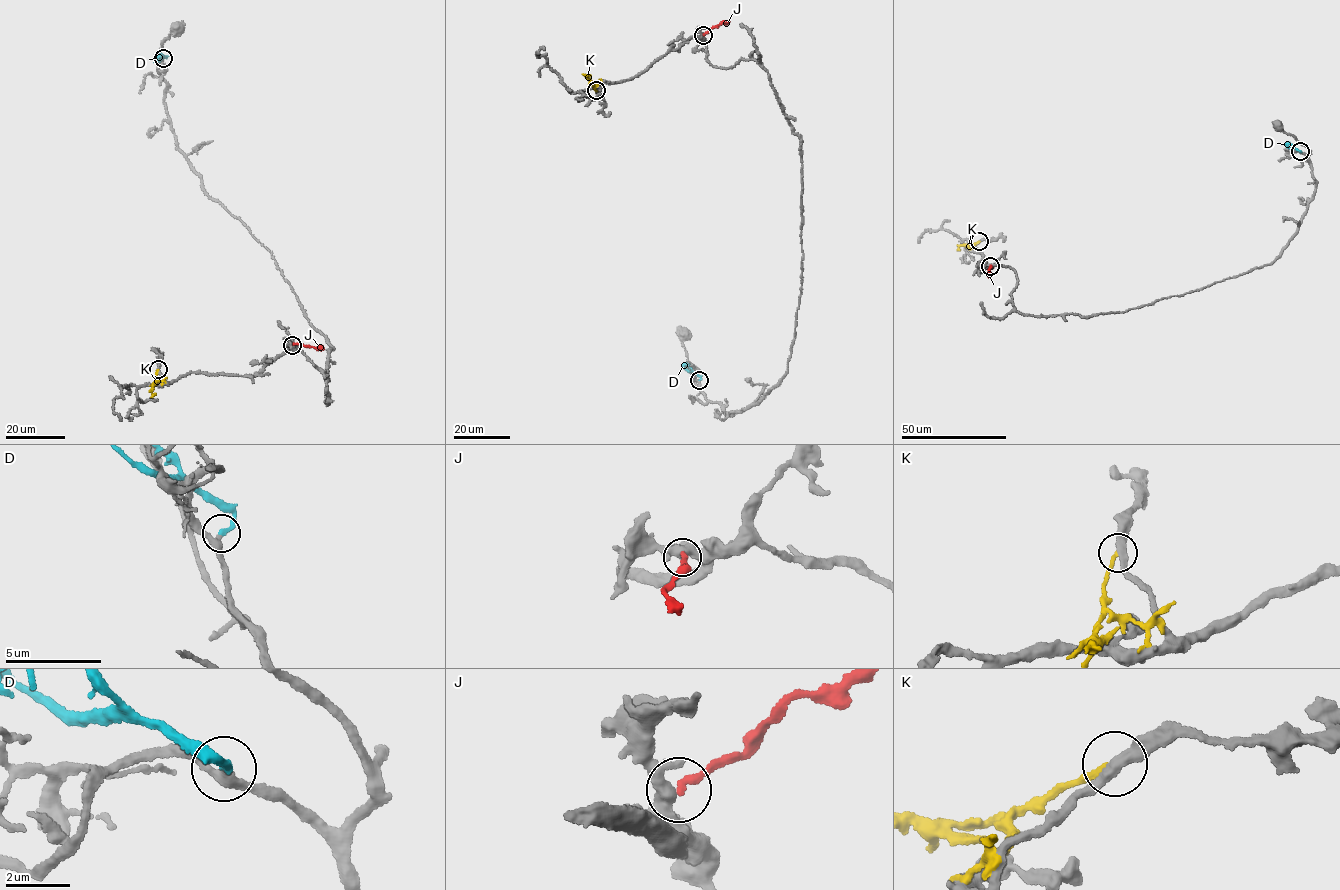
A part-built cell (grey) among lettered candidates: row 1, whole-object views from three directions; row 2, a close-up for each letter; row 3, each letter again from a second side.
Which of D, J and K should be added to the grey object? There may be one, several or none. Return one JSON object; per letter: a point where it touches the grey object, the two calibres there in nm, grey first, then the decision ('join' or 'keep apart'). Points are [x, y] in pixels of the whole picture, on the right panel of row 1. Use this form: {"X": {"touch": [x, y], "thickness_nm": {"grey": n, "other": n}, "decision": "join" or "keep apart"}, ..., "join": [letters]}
{"D": {"touch": [1300, 151], "thickness_nm": {"grey": 280, "other": 260}, "decision": "join"}, "J": {"touch": [990, 266], "thickness_nm": {"grey": 360, "other": 240}, "decision": "keep apart"}, "K": {"touch": [979, 241], "thickness_nm": {"grey": 360, "other": 200}, "decision": "keep apart"}, "join": ["D"]}

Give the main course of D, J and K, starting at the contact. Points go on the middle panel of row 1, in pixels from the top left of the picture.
D: (699, 380), (685, 363), (690, 364)
J: (703, 35), (723, 22), (728, 23)
K: (596, 90), (586, 76), (591, 76)

